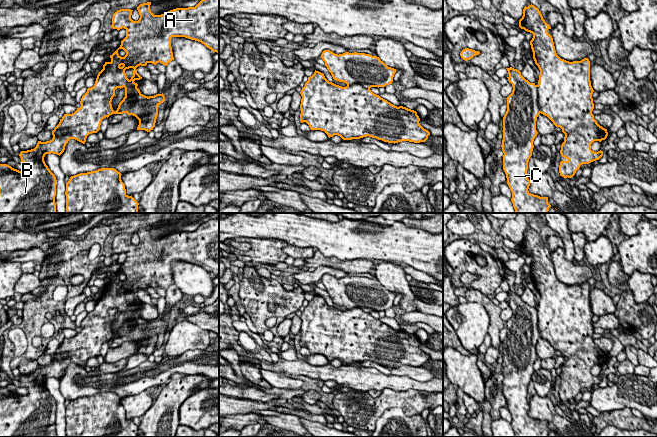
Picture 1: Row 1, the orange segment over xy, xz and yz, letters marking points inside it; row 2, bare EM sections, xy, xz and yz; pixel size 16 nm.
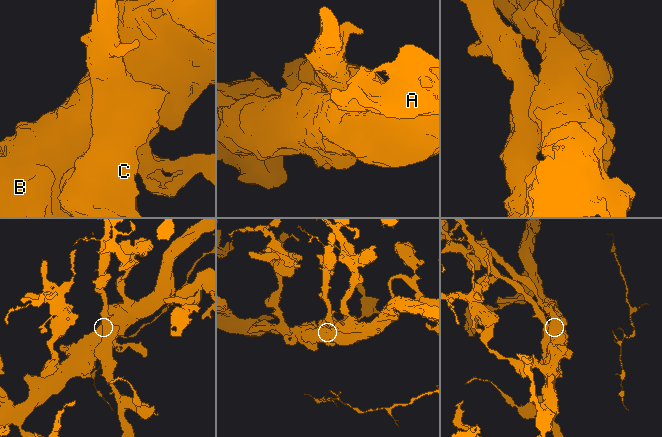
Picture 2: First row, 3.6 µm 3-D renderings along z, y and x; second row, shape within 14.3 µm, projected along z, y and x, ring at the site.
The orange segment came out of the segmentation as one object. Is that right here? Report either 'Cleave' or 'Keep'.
Keep

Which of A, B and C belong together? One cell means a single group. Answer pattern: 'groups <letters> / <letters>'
groups A B C

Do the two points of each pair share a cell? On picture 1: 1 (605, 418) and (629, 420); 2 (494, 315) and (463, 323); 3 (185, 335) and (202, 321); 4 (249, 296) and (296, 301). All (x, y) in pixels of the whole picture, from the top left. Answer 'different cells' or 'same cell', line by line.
1: same cell
2: different cells
3: different cells
4: same cell

